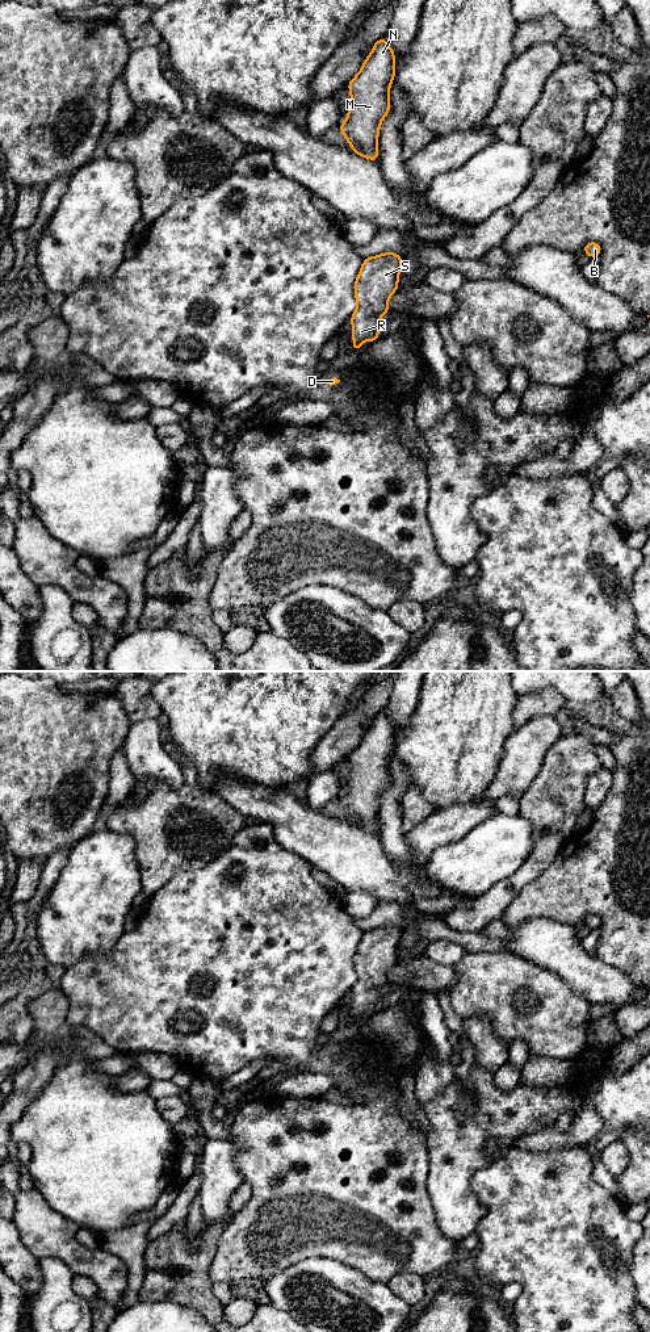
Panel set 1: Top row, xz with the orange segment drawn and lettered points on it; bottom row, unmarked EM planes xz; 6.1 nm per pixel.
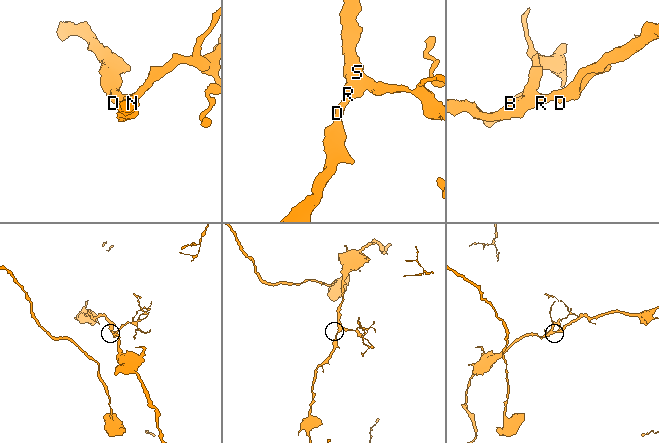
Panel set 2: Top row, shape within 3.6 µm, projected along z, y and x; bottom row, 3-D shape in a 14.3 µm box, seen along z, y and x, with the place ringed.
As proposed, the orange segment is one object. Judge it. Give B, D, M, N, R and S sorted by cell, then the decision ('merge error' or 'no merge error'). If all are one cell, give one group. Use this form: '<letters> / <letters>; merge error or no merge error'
B D M N R S; no merge error

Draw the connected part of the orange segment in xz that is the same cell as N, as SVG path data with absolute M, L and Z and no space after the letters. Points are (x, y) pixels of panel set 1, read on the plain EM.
M382 709L360 745L348 755L351 776L340 804L352 824L370 833L378 832L378 805L390 783L390 758L395 749L395 728Z

